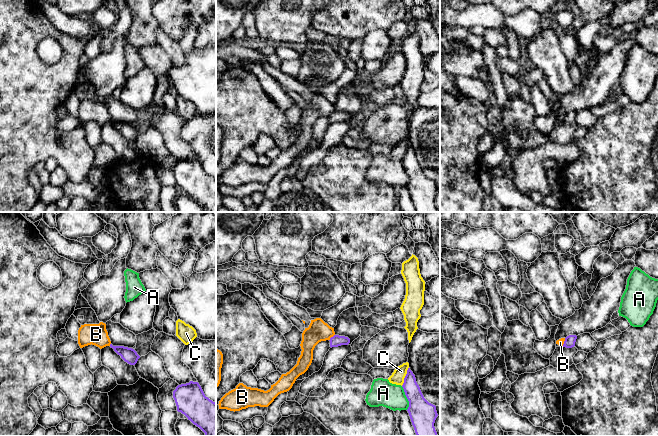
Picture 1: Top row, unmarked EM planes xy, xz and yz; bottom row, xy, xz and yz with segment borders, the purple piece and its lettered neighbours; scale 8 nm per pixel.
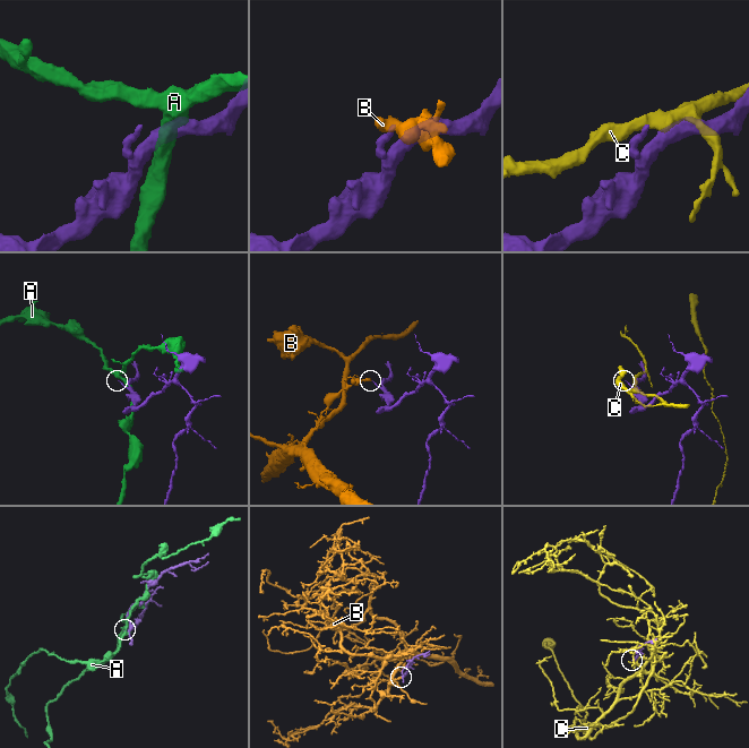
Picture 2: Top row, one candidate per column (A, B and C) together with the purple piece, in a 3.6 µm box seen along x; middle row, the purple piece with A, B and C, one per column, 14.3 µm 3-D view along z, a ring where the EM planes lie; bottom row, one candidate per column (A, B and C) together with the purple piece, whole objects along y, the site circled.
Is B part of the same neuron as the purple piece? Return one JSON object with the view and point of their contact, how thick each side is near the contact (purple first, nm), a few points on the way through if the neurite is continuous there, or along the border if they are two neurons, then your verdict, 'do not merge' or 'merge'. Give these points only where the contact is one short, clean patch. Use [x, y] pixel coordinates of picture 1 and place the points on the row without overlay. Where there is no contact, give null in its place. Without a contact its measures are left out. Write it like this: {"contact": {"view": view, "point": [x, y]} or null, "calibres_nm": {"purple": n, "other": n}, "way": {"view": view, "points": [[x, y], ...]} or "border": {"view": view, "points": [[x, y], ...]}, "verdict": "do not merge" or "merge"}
{"contact": {"view": "xz", "point": [331, 113]}, "calibres_nm": {"purple": 90, "other": 170}, "border": {"view": "xz", "points": [[334, 110], [329, 116]]}, "verdict": "do not merge"}

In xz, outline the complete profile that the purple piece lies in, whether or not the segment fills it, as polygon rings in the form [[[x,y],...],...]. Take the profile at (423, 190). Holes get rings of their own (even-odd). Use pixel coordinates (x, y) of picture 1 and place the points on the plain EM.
[[[408,144],[402,161],[409,177],[407,185],[417,212],[438,212],[434,203],[438,192],[436,182],[429,179],[423,172],[415,151]]]

